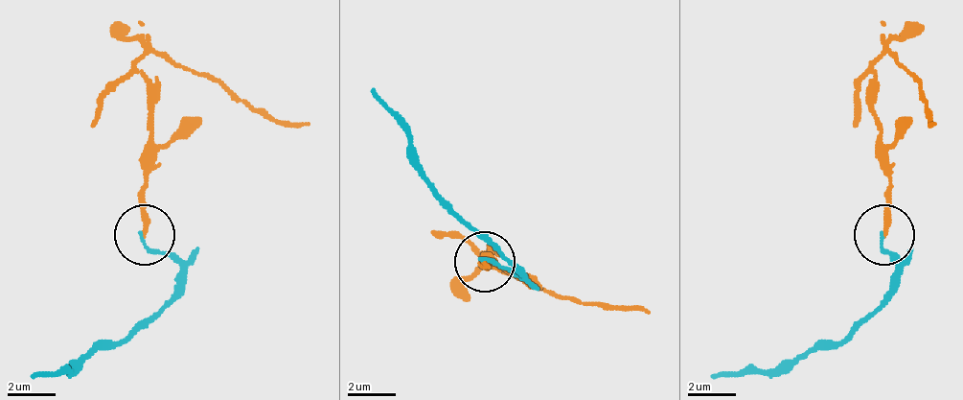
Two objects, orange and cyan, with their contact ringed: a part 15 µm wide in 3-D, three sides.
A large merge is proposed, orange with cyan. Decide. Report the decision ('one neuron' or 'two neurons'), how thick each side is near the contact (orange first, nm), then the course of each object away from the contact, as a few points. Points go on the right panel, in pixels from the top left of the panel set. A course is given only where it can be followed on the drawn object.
two neurons; calibres 220 and 130 nm; course orange (882, 236), (888, 158), (877, 116), (882, 56), (919, 80), (930, 122), (936, 122); course cyan (882, 236), (895, 266), (895, 290), (787, 368), (750, 368), (709, 374)

